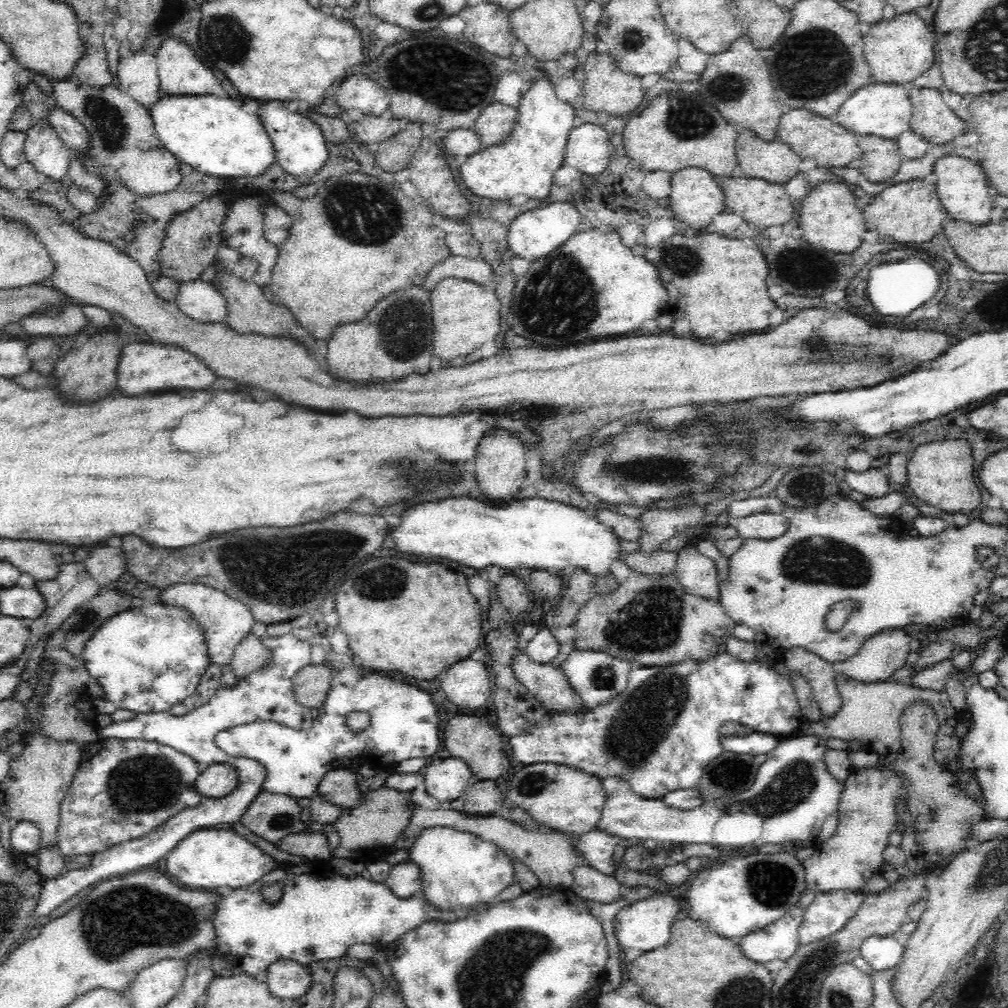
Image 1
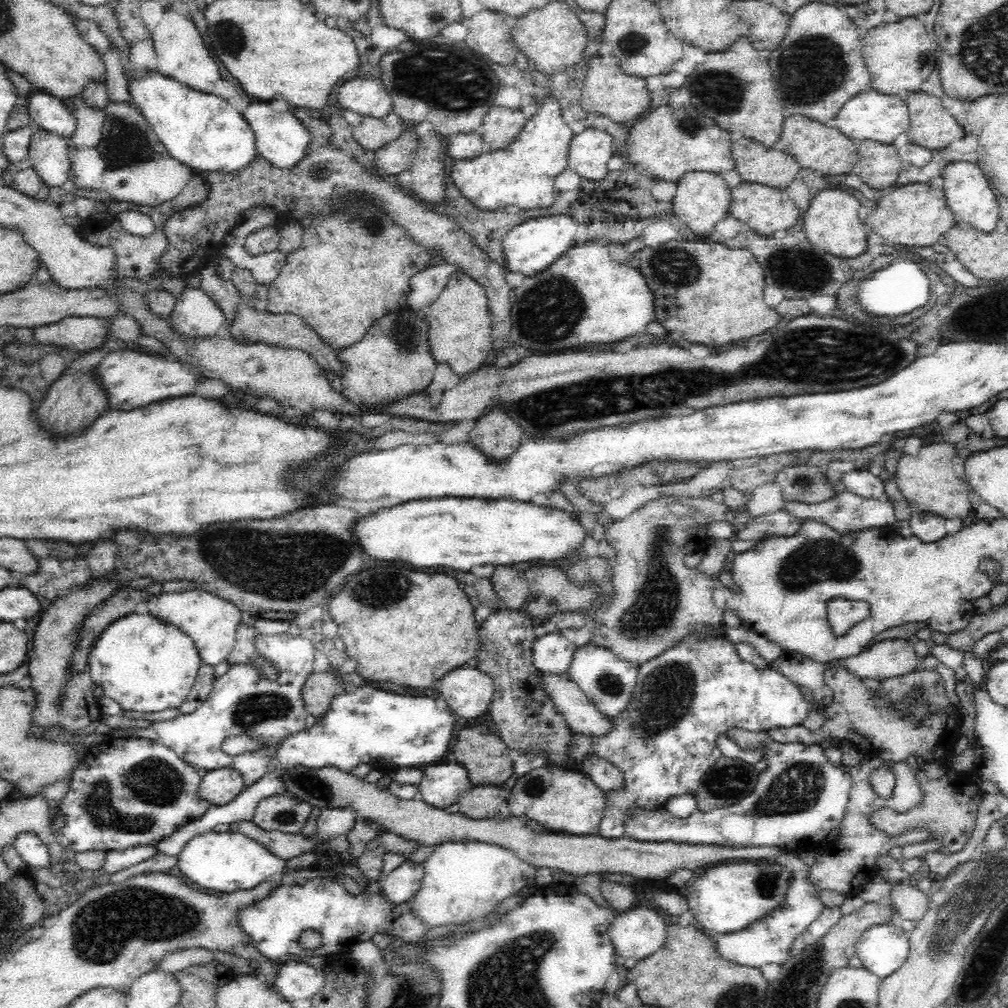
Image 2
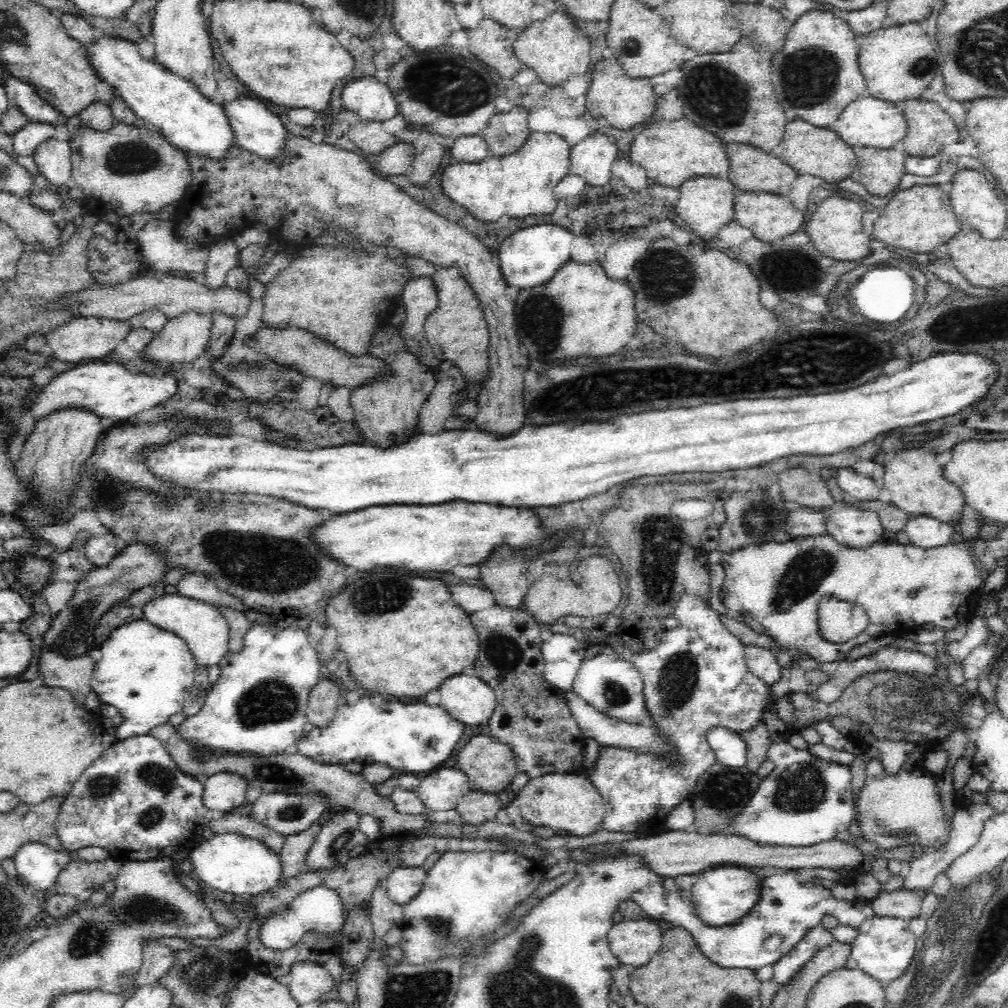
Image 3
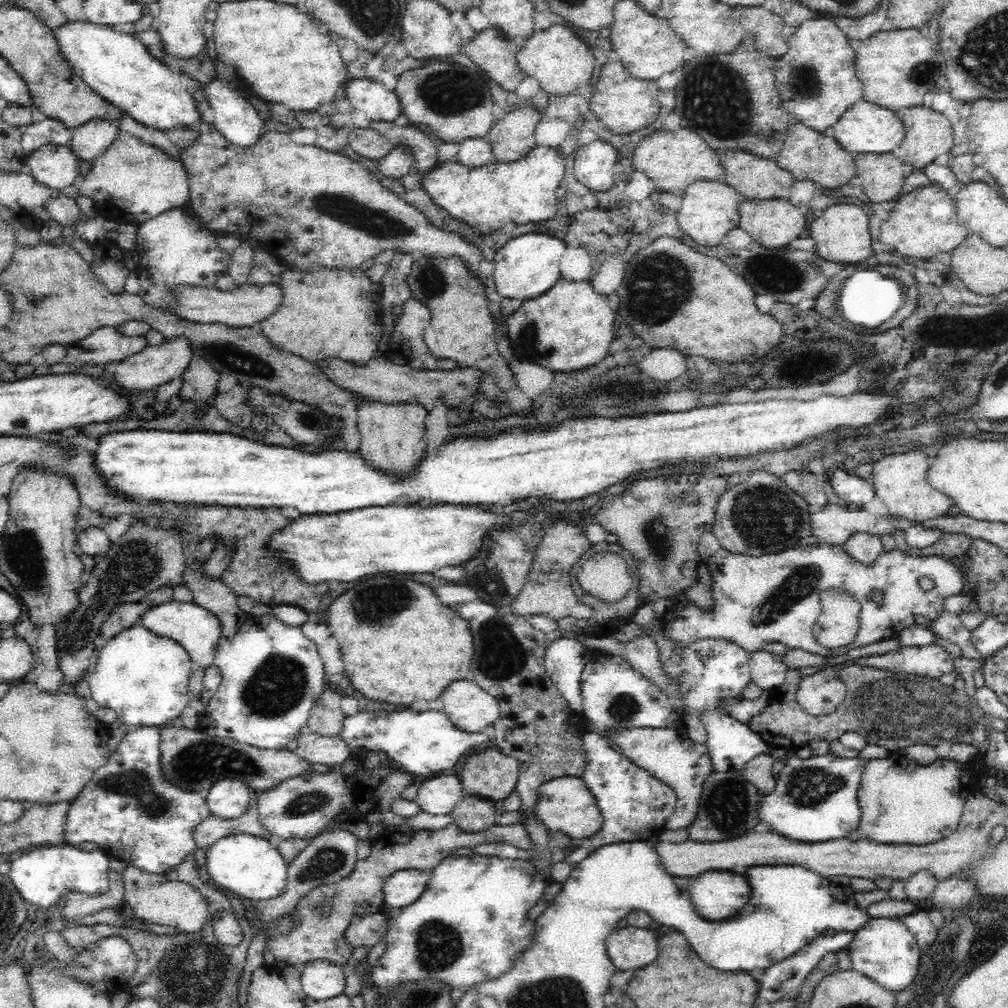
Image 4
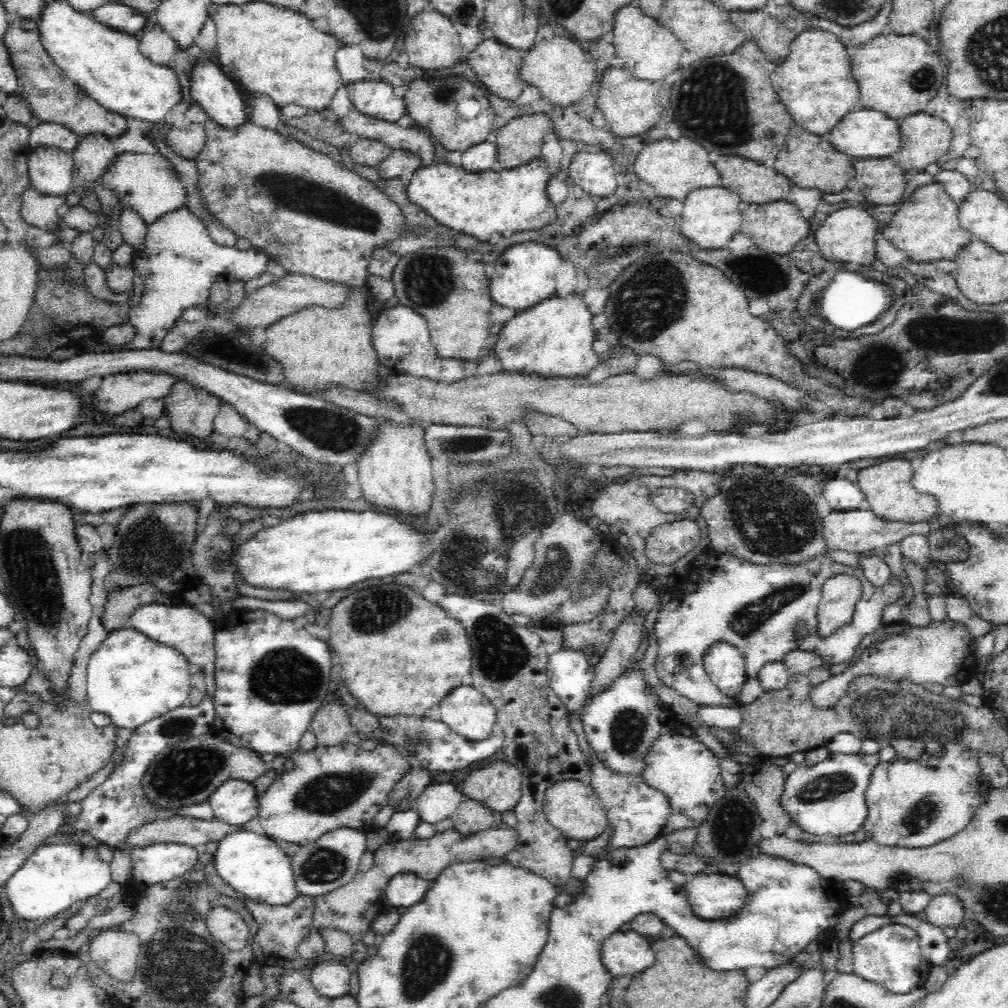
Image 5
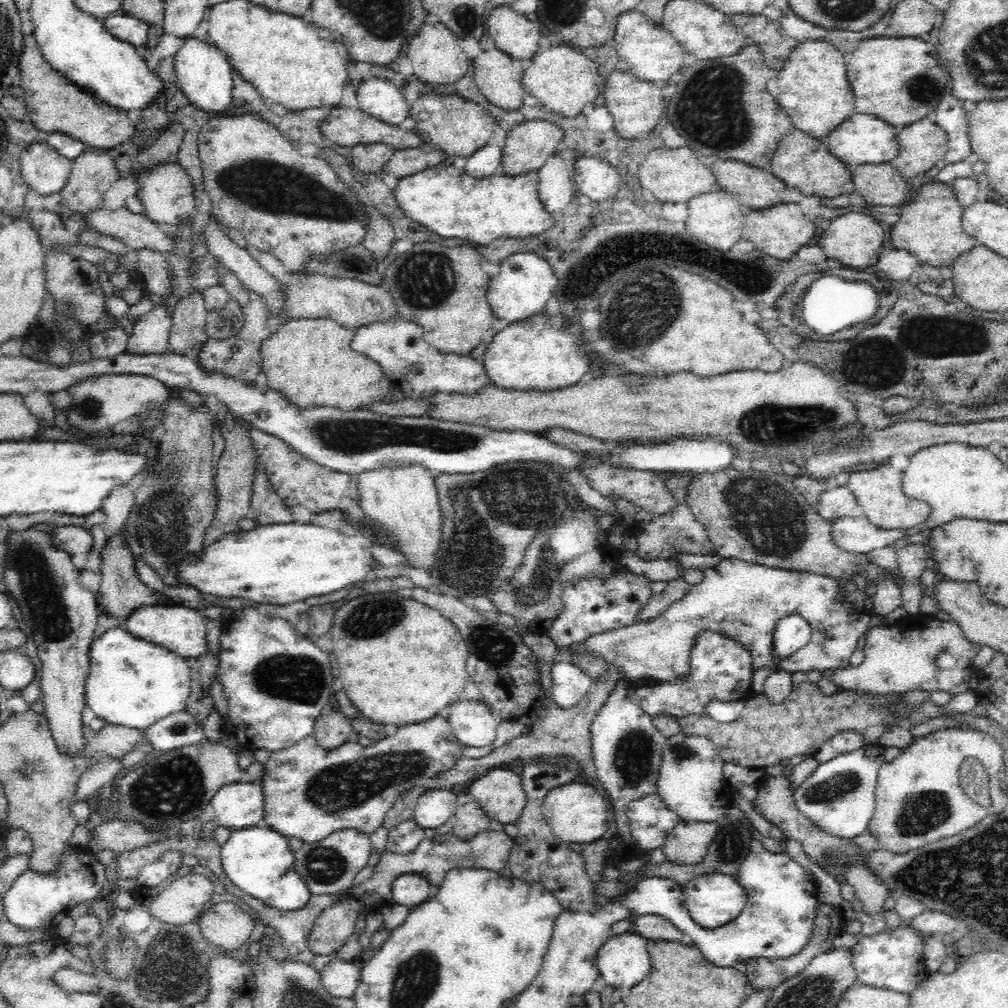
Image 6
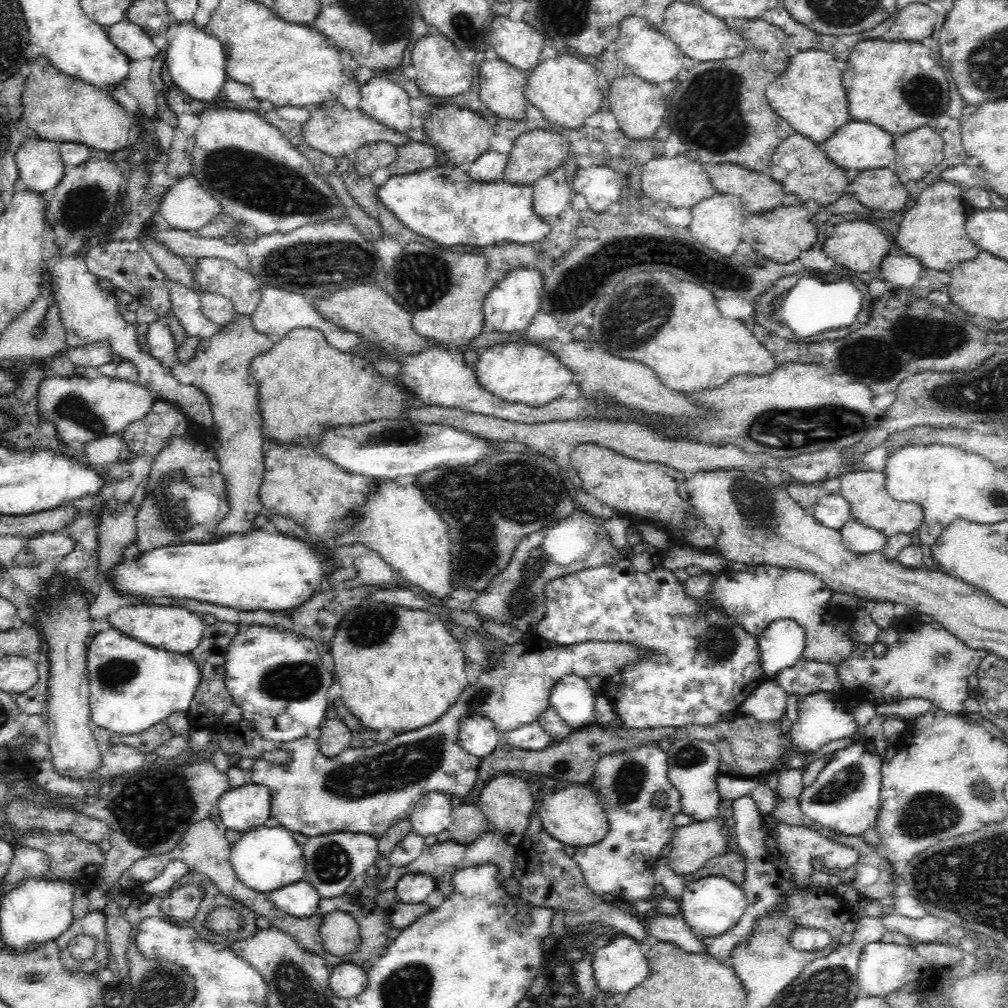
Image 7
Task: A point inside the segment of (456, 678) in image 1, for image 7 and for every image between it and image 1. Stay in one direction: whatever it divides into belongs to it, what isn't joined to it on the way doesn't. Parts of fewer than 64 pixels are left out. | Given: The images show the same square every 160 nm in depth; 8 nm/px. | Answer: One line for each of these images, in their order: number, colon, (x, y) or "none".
2: (468, 692)
3: (467, 699)
4: (471, 709)
5: (466, 711)
6: (472, 722)
7: (477, 734)

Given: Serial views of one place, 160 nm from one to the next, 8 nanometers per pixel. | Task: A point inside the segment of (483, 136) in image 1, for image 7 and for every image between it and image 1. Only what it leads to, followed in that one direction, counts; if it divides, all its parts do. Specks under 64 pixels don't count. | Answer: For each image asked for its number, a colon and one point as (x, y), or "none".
2: (500, 126)
3: (507, 132)
4: (512, 137)
5: (518, 142)
6: (528, 145)
7: (535, 154)

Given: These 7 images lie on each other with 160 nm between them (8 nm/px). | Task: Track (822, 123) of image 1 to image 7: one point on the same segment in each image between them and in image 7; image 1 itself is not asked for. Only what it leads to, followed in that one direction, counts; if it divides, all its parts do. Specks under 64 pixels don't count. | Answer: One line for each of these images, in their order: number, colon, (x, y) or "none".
2: (817, 146)
3: (810, 150)
4: (808, 155)
5: (810, 161)
6: (800, 161)
7: (800, 165)

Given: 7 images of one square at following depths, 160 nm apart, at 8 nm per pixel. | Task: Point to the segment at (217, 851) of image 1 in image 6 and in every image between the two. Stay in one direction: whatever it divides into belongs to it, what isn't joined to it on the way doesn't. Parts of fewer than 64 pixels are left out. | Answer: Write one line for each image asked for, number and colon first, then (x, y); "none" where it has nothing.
2: (229, 861)
3: (236, 864)
4: (248, 865)
5: (254, 864)
6: (259, 861)

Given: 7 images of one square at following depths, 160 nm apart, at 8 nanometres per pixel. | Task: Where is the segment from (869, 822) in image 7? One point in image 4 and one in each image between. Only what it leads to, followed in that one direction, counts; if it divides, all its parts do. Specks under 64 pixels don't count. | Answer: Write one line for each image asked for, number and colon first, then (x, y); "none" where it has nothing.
4: (814, 800)
5: (827, 799)
6: (839, 796)

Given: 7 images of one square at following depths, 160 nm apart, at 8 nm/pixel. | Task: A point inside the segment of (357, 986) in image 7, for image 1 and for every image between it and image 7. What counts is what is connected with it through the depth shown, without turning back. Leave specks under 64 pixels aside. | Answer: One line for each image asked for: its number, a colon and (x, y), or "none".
1: (287, 979)
2: (296, 980)
3: (308, 982)
4: (321, 980)
5: (330, 978)
6: (340, 978)

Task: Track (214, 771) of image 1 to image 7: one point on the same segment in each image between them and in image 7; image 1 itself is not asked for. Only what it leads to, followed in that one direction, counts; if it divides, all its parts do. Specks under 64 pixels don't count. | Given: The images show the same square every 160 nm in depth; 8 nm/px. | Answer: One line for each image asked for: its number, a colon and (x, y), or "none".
2: (219, 786)
3: (223, 792)
4: (228, 799)
5: (234, 802)
6: (237, 806)
7: (245, 808)

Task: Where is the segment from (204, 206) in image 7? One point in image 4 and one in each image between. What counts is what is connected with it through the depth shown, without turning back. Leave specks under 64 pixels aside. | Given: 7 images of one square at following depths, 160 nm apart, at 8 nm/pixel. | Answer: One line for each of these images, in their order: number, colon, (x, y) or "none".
4: (132, 182)
5: (150, 185)
6: (169, 195)

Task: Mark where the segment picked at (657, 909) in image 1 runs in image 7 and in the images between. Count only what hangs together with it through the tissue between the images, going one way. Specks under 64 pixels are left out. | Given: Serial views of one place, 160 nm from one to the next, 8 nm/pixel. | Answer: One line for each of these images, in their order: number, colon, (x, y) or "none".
2: (636, 934)
3: (635, 943)
4: (629, 948)
5: (623, 954)
6: (622, 961)
7: (618, 966)

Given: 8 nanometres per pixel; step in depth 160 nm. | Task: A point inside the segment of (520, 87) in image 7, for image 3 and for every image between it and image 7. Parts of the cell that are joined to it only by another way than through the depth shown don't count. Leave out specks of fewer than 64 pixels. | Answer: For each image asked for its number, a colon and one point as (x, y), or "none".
3: (492, 43)
4: (497, 57)
5: (497, 66)
6: (498, 76)

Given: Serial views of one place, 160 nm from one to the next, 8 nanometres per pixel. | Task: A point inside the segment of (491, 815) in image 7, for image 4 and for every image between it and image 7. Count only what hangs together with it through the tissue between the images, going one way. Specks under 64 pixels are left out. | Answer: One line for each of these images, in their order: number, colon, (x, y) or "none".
4: (492, 775)
5: (498, 787)
6: (500, 794)

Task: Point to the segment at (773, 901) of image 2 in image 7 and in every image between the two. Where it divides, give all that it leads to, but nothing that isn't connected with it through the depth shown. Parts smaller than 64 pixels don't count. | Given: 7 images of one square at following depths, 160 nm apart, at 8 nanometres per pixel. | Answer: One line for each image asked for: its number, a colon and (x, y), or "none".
3: (721, 897)
4: (716, 895)
5: (712, 896)
6: (712, 900)
7: (710, 906)

